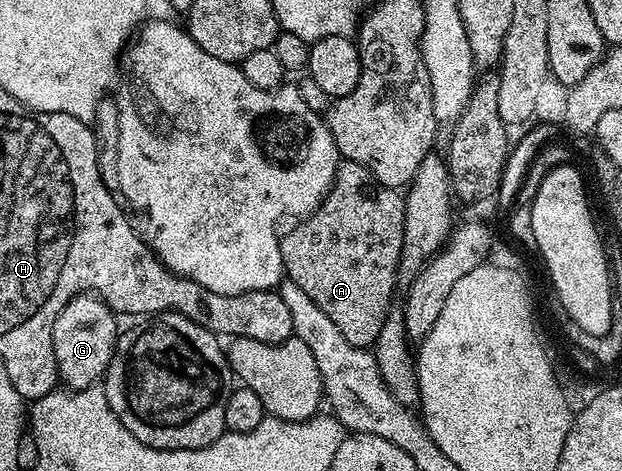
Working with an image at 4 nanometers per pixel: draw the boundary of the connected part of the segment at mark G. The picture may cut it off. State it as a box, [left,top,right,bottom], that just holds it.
[52,294,118,392]

